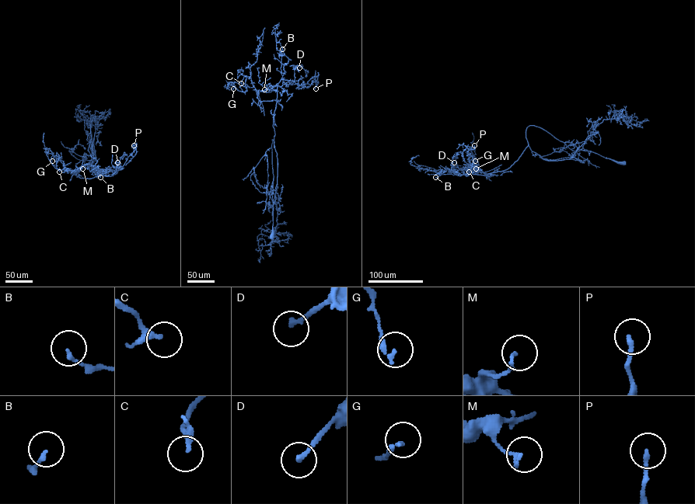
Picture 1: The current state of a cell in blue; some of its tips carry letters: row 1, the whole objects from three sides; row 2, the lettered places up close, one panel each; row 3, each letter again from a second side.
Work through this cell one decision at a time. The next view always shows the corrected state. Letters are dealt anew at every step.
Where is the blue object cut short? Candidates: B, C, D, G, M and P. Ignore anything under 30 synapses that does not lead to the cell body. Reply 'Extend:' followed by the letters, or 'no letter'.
Extend: C, D

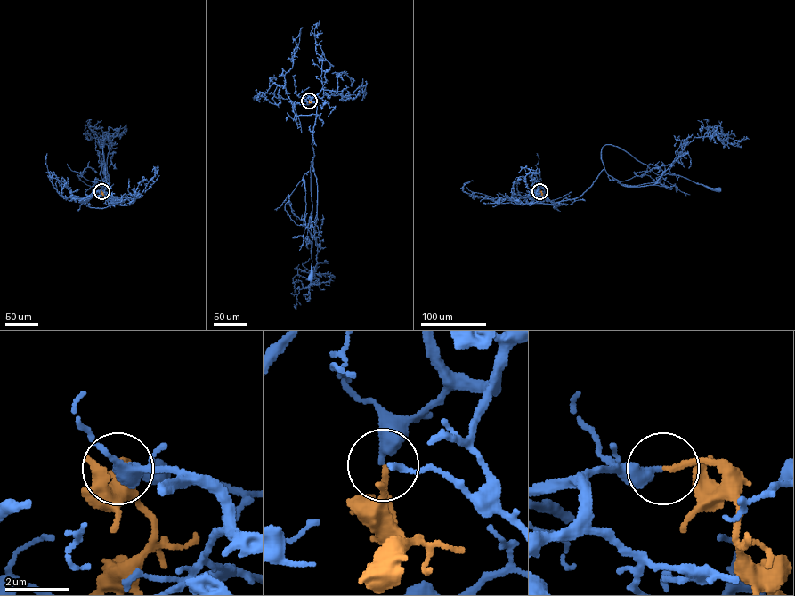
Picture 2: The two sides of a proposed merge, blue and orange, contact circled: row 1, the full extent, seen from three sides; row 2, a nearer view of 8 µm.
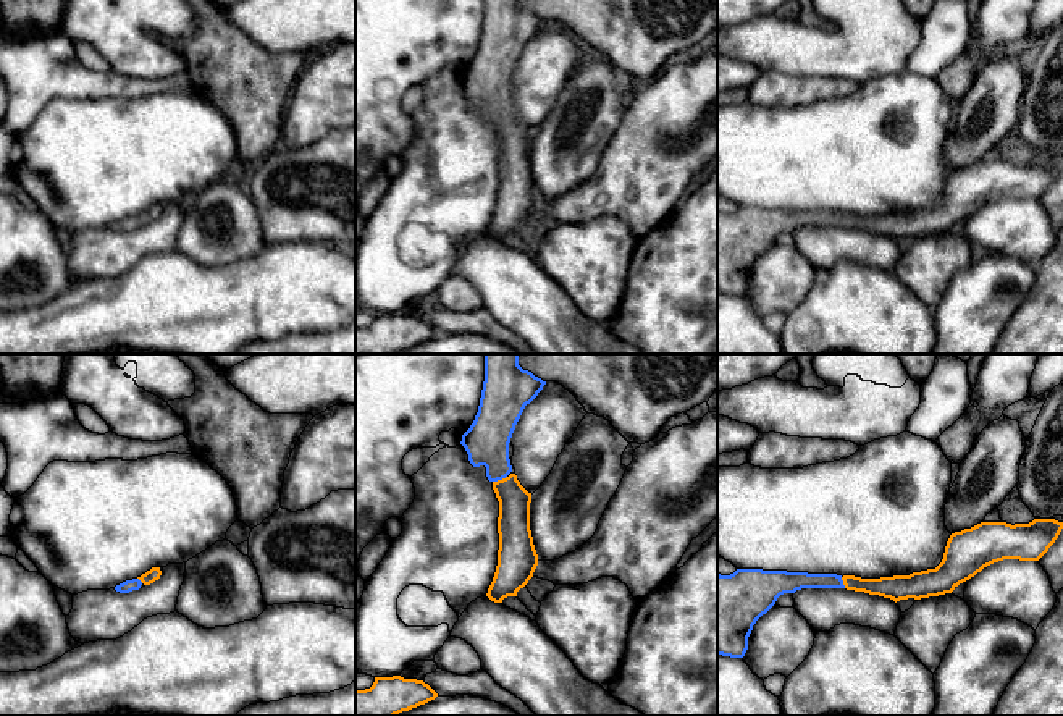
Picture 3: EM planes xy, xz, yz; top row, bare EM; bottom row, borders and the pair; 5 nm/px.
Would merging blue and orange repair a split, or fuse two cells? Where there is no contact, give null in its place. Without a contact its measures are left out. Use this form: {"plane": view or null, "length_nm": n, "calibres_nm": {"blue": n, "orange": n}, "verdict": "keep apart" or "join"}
{"plane": "xz", "length_nm": 80, "calibres_nm": {"blue": 220, "orange": 160}, "verdict": "join"}

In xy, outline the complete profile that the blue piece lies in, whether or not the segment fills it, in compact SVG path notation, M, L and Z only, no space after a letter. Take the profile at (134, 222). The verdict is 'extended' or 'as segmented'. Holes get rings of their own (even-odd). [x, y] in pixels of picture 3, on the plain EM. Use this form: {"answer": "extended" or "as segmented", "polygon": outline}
{"answer": "extended", "polygon": "M152 205L150 208L147 208L141 215L132 217L132 218L126 218L126 220L116 223L115 228L120 231L129 231L132 228L139 228L142 221L144 223L153 221L155 218L160 217L160 213L162 213L160 205Z"}

